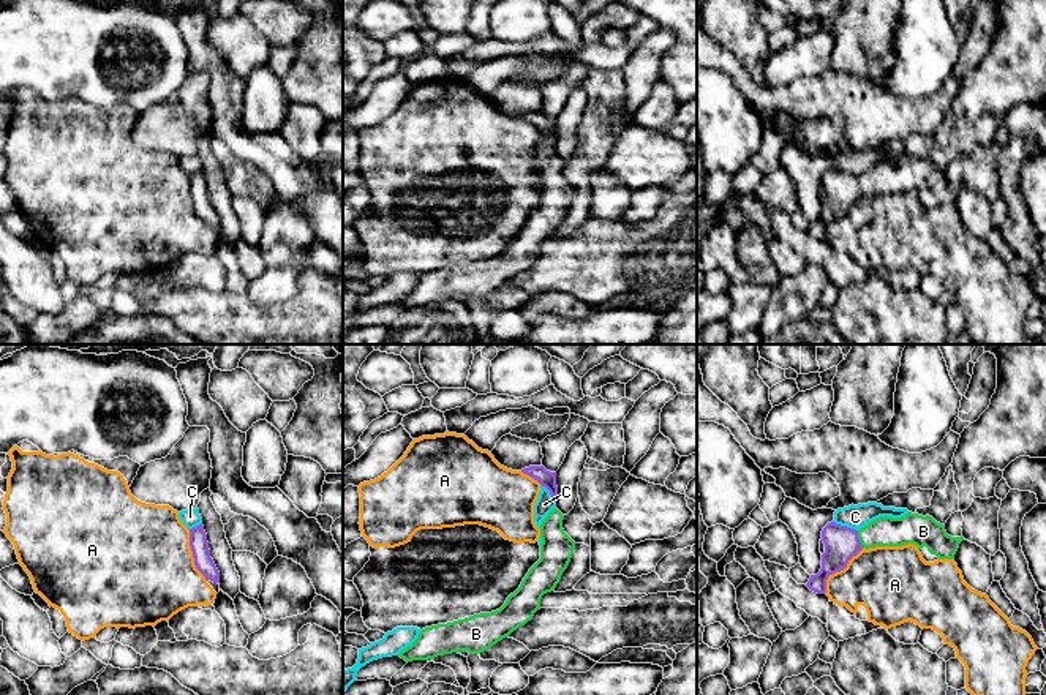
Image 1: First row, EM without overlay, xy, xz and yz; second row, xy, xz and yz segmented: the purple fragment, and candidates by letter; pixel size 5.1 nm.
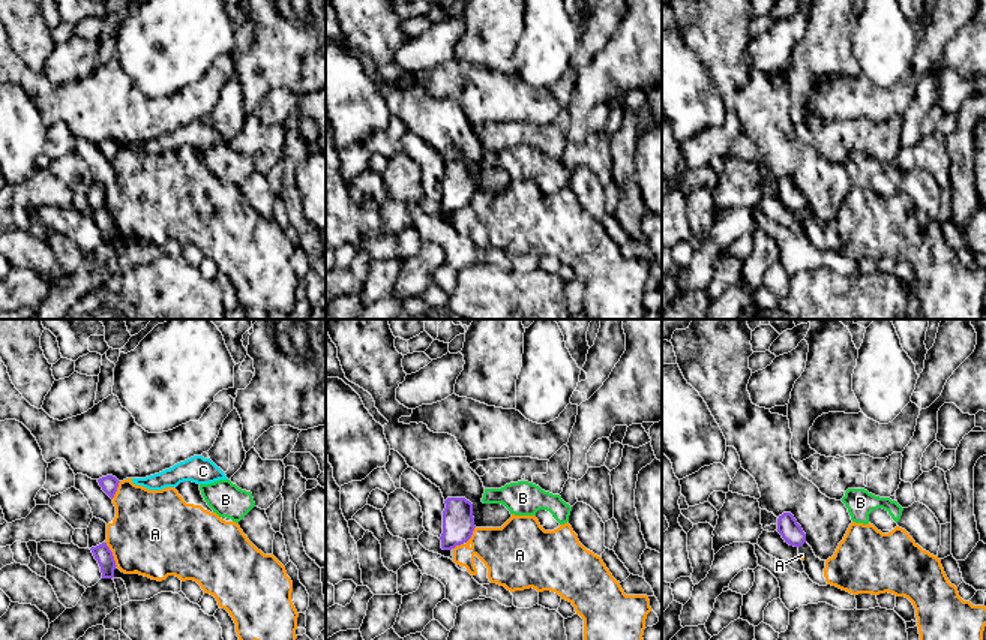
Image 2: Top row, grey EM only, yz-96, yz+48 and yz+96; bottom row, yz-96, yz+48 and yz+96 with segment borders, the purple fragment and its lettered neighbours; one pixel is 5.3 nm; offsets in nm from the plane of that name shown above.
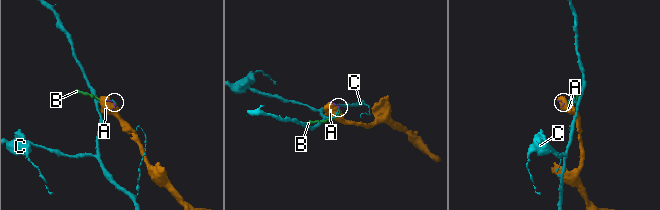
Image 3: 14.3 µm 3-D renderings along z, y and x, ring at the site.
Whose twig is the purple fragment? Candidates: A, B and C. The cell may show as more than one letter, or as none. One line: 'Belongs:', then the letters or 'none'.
Belongs: B

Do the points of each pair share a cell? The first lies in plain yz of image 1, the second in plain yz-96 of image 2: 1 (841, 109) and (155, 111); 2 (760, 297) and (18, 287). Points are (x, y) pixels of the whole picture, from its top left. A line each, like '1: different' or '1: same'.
1: same
2: same

